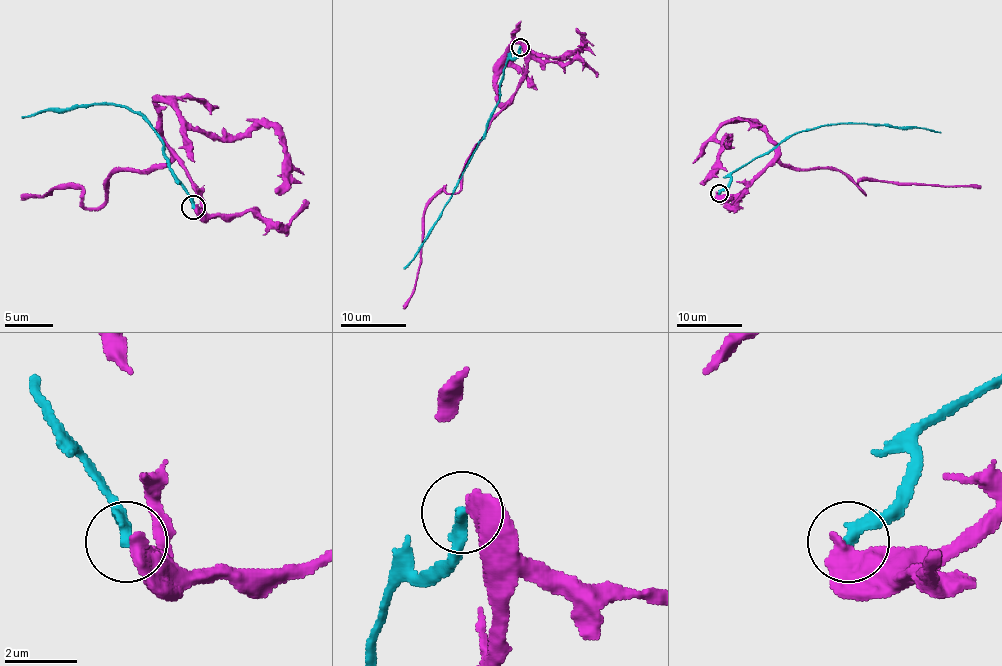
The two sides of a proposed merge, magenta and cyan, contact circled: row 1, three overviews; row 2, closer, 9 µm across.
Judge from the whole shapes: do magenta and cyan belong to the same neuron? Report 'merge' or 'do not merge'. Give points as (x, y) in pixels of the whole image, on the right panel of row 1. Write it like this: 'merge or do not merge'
do not merge

